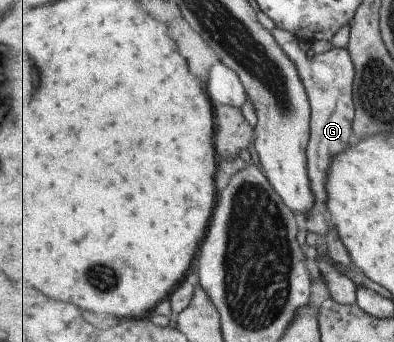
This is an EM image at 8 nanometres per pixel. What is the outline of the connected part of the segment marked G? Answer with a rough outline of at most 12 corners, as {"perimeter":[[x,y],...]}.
{"perimeter":[[272,34],[311,100],[307,165],[325,213],[335,156],[353,132],[355,64],[348,47],[310,58],[300,38]]}

